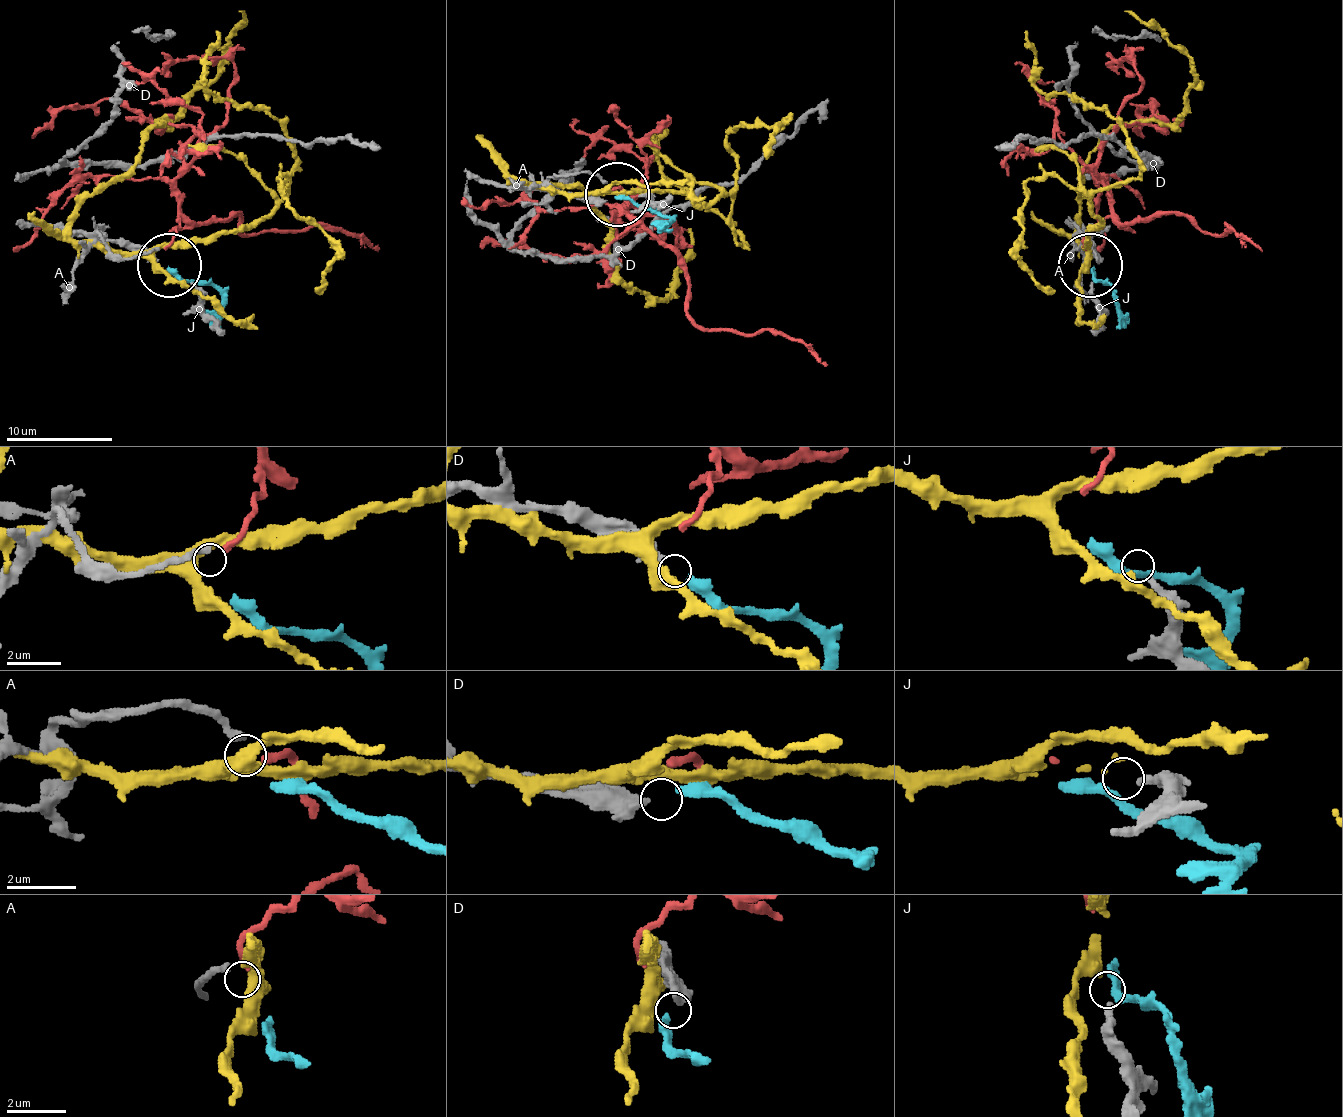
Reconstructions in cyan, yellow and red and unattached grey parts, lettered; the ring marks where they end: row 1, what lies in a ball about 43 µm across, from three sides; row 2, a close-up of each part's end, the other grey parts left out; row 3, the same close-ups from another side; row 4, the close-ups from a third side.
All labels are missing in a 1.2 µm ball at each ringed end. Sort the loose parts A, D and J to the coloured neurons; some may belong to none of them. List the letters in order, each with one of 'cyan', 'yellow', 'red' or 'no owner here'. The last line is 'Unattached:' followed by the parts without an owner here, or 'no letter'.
A: red
D: cyan
J: no owner here
Unattached: J

